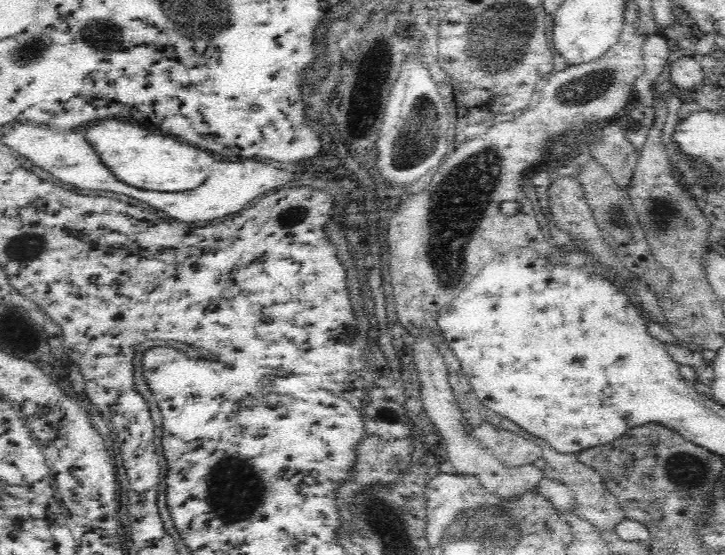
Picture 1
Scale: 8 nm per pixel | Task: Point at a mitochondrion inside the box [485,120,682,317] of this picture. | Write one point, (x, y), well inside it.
(621, 214)

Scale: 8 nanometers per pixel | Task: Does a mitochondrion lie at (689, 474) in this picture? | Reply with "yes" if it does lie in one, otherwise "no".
yes

